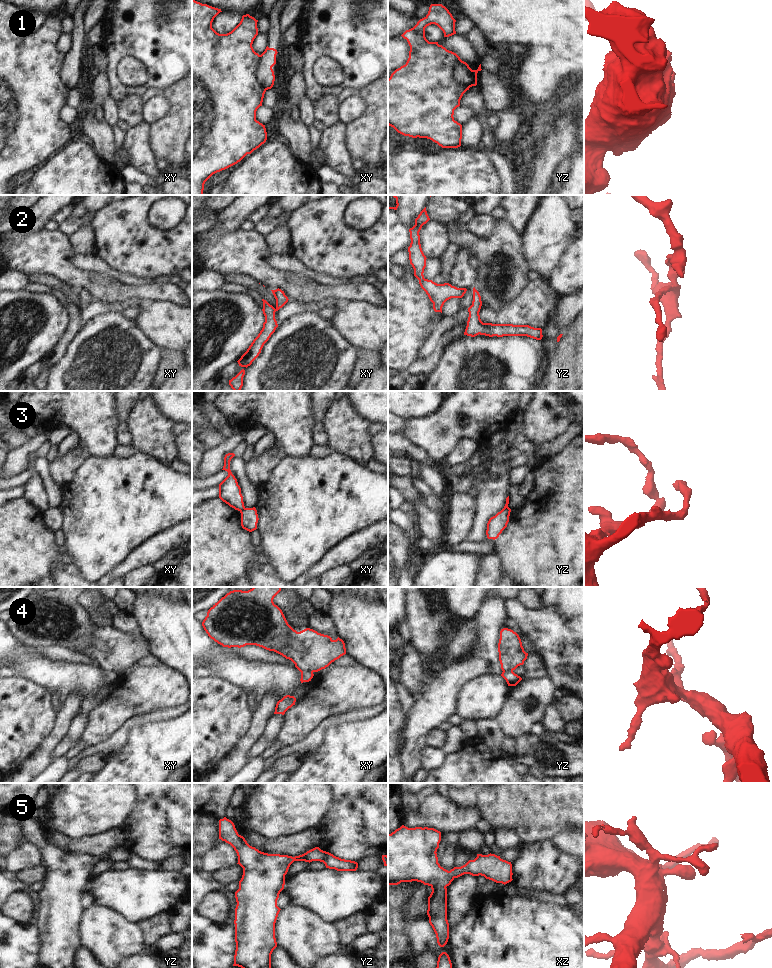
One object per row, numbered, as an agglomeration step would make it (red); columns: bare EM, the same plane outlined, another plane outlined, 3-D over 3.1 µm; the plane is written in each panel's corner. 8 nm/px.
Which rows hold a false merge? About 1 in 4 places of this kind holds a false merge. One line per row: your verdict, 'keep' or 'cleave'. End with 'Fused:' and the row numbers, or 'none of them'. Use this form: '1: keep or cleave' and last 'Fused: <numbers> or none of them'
1: cleave
2: keep
3: cleave
4: cleave
5: keep
Fused: 1, 3, 4

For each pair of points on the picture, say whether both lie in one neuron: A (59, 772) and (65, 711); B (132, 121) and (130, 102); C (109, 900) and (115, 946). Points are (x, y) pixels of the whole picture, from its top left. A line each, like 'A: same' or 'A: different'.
A: different
B: same
C: different

